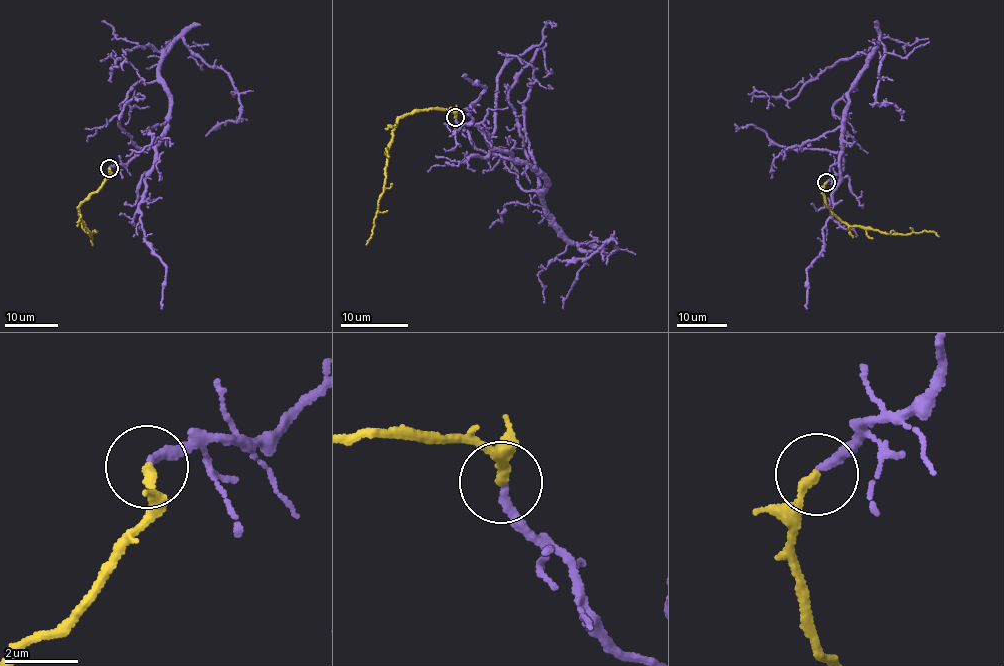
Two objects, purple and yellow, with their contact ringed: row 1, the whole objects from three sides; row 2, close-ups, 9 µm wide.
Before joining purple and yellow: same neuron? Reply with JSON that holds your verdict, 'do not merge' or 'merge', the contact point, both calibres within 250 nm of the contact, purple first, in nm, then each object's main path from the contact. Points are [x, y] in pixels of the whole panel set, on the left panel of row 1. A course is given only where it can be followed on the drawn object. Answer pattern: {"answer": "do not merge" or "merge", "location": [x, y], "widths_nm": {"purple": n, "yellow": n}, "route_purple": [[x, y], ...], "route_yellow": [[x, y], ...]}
{"answer": "merge", "location": [109, 168], "widths_nm": {"purple": 220, "yellow": 260}, "route_purple": [[110, 167], [163, 133], [162, 53], [149, 44], [124, 51], [110, 72], [126, 59], [144, 84]], "route_yellow": [[108, 168], [106, 180], [85, 197], [78, 209], [81, 220], [91, 234], [92, 245]]}

